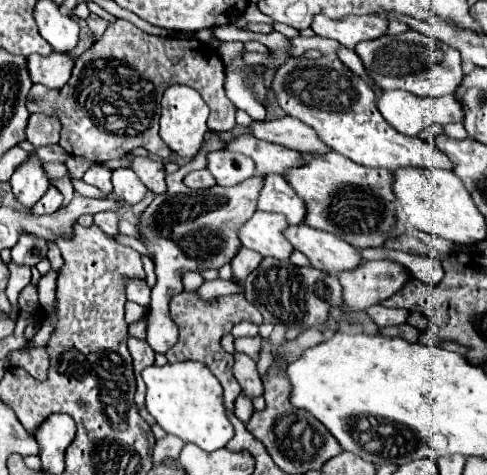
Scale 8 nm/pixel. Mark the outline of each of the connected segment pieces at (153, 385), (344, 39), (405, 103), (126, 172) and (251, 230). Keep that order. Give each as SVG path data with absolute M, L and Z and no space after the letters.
M176 362L164 366L148 366L142 372L146 382L146 408L164 432L194 442L200 448L212 452L224 448L234 436L234 428L226 418L222 406L222 386L218 378L202 362Z
M316 14L312 20L312 30L322 38L338 40L346 48L354 48L362 40L372 40L386 34L388 22L384 18L366 14L366 16L346 16L332 20L324 14Z
M388 90L378 100L378 110L394 130L406 136L418 136L432 124L462 122L454 96L422 98L404 90Z
M114 168L112 186L114 186L114 194L118 198L122 198L126 204L136 204L146 194L146 186L142 186L142 182L138 182L138 176L130 168Z
M256 210L252 218L248 218L240 230L238 238L242 246L260 252L262 256L272 256L286 260L292 254L290 242L284 238L282 230L288 226L286 216L276 214L276 212L262 212Z

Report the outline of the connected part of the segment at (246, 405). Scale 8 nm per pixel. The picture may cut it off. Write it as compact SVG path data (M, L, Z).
M240 394L238 396L238 400L236 400L236 408L234 408L234 414L238 416L238 420L242 420L244 424L250 420L250 416L252 416L252 412L254 412L254 408L252 408L252 402L244 396L244 394Z

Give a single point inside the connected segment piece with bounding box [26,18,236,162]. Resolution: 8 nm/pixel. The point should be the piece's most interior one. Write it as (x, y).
(110, 103)

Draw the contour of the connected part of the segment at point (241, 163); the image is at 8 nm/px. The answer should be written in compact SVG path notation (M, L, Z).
M228 150L208 152L206 170L216 178L216 184L220 186L234 186L256 172L252 158L246 158L242 154L234 154Z

